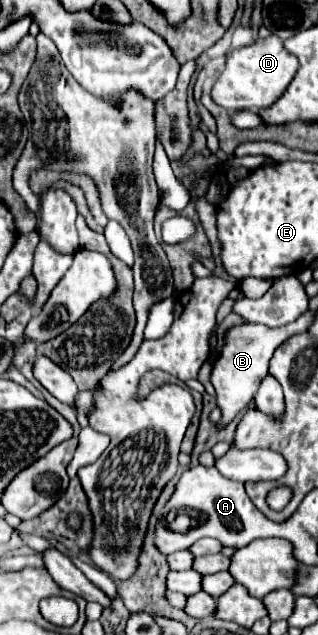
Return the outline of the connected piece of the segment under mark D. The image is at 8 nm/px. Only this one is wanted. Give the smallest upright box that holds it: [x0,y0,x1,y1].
[212,36,298,112]

